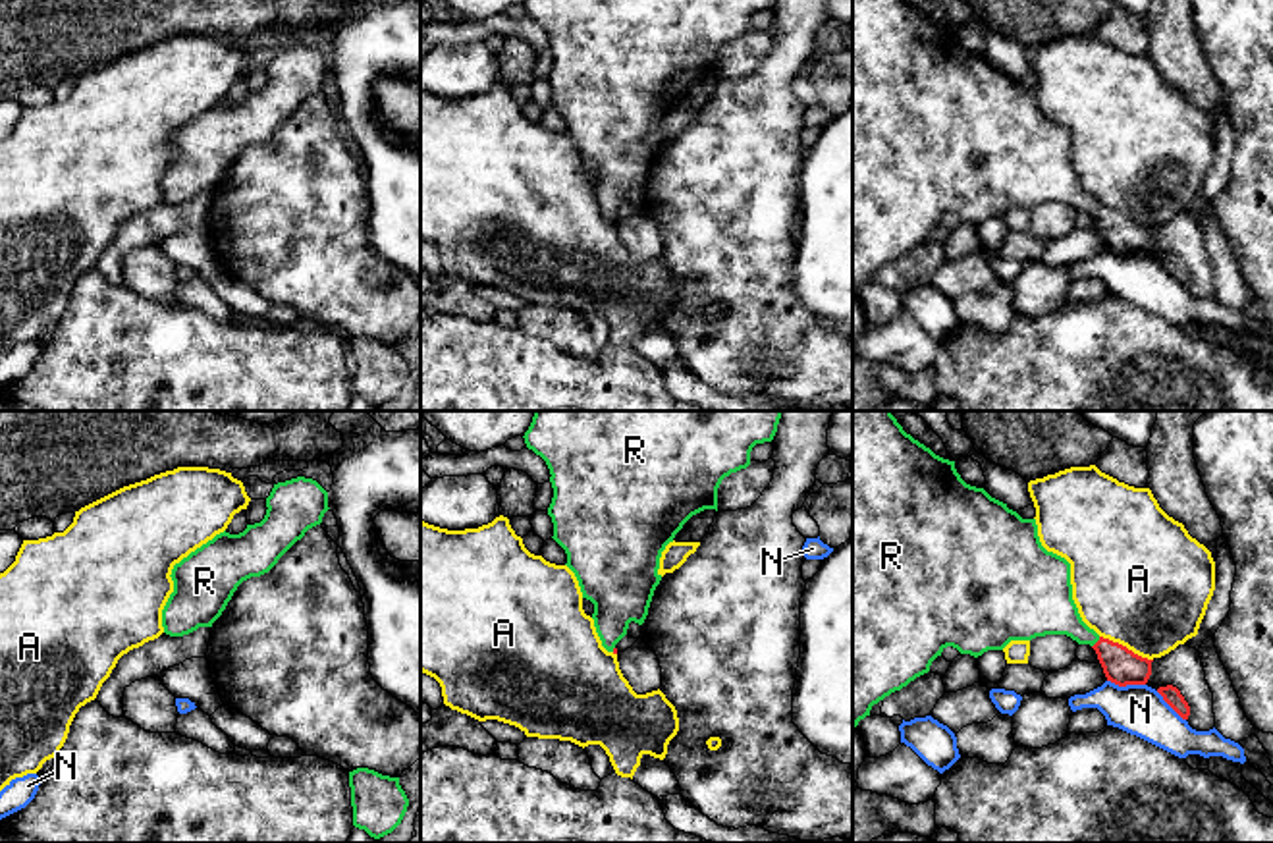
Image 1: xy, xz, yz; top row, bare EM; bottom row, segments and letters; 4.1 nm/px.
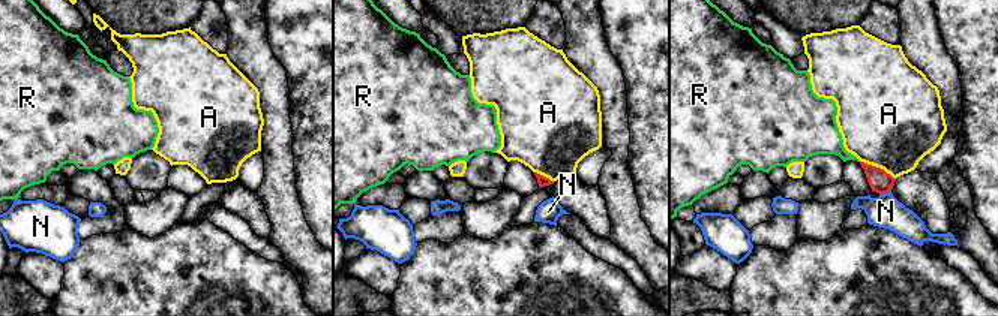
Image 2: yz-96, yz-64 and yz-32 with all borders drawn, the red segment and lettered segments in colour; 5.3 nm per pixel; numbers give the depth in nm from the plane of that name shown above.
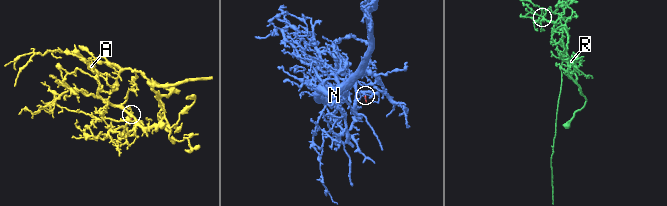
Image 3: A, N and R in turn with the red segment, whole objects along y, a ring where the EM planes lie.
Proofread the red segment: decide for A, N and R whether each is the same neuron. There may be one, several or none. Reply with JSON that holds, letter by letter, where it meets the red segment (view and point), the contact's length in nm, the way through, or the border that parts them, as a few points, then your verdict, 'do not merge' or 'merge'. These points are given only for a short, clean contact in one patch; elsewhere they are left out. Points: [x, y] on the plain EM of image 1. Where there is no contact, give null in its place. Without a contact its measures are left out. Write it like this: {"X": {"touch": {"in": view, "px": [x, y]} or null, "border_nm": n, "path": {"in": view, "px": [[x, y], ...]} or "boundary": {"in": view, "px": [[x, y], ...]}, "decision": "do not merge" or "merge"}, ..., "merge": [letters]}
{"A": {"touch": {"in": "yz", "px": [1125, 215]}, "border_nm": 240, "boundary": {"in": "yz", "px": [[1100, 203], [1152, 228]]}, "decision": "do not merge"}, "N": {"touch": {"in": "yz", "px": [1127, 251]}, "border_nm": 160, "decision": "do not merge"}, "R": {"touch": {"in": "yz", "px": [1096, 211]}, "border_nm": 60, "path": {"in": "yz", "px": [[1121, 234], [1096, 211], [1048, 176]]}, "decision": "merge"}, "merge": ["R"]}

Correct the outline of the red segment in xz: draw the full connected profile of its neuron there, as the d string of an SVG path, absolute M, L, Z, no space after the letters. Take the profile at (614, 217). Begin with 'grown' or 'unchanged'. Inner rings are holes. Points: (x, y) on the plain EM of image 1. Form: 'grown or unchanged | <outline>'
grown | M525 0L525 12L550 37L554 66L548 83L554 108L567 122L582 166L594 172L594 195L608 220L627 203L629 191L644 191L656 154L662 149L660 125L683 93L704 77L718 79L718 56L725 44L750 33L756 12L772 10L775 0Z

